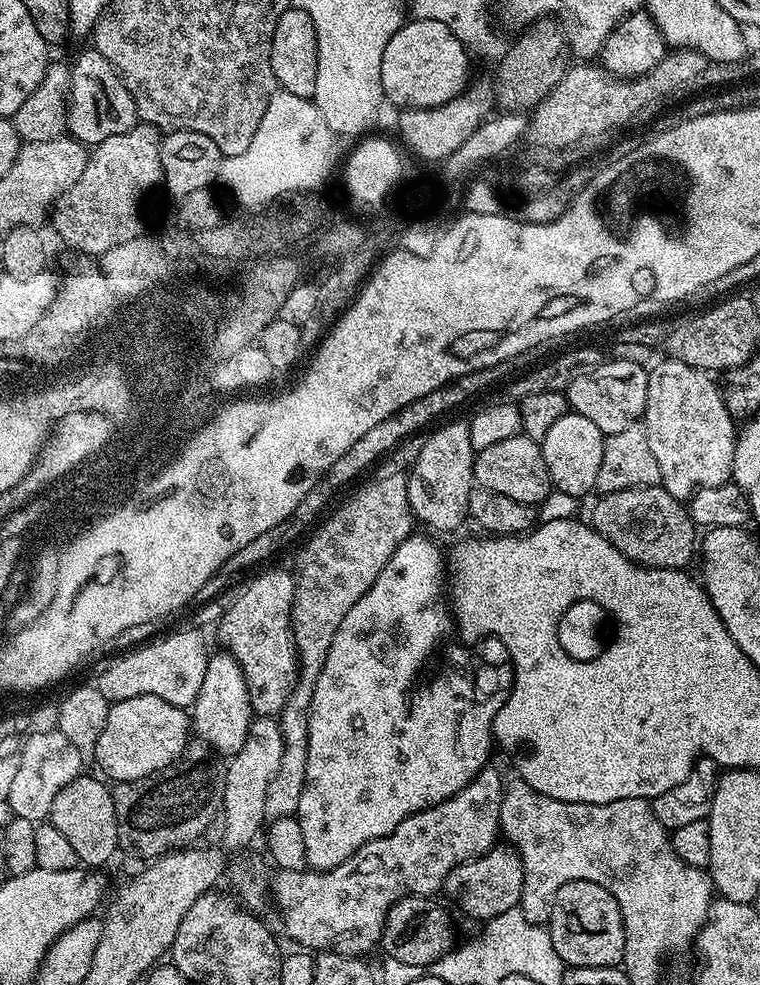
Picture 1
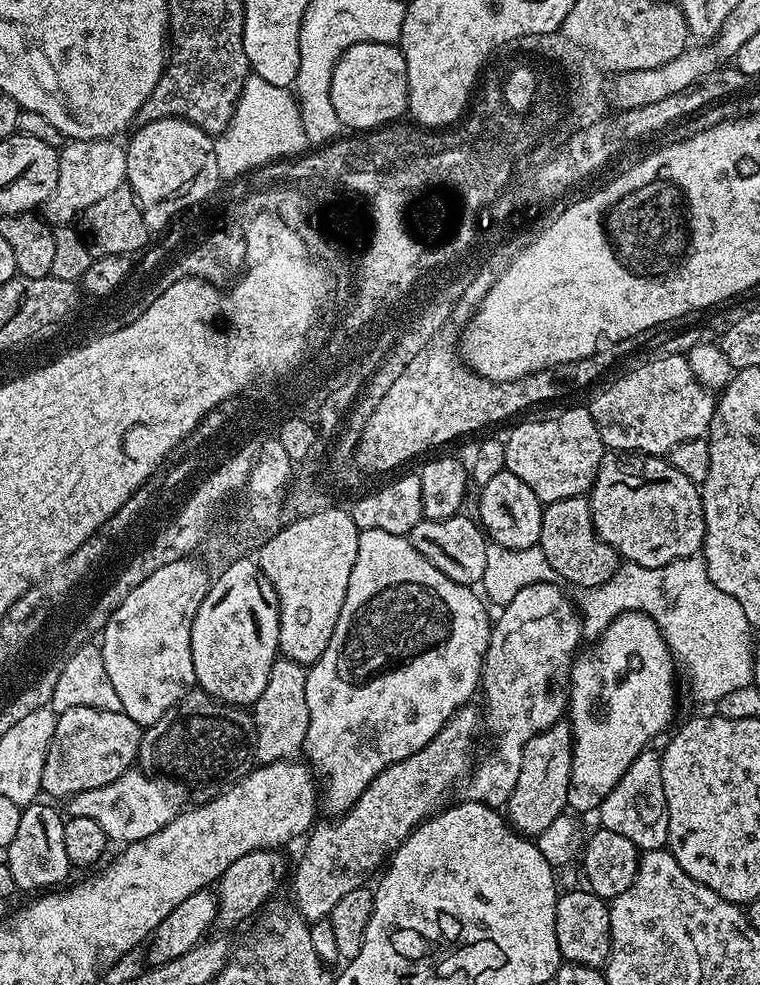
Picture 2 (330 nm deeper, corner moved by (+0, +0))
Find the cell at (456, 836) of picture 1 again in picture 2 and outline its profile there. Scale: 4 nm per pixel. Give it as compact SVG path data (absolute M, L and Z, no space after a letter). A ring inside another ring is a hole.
M551 582L530 585L518 590L518 594L514 594L514 598L510 598L510 602L499 609L500 617L497 615L492 625L482 673L482 724L486 732L493 736L492 749L481 760L479 757L475 761L466 780L466 796L469 800L488 804L494 809L507 805L510 794L518 782L518 770L522 770L522 750L526 742L530 742L534 734L557 723L566 712L568 694L561 685L560 688L556 685L556 680L563 681L569 675L572 661L581 651L580 636L583 637L585 631L577 605L559 586L561 587L559 583Z

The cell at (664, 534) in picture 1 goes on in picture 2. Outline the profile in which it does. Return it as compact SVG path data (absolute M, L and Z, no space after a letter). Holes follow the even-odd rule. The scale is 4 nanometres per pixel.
M587 495L562 498L553 504L544 505L539 548L546 554L546 561L550 562L555 575L561 581L569 580L577 584L580 590L602 586L622 563L618 553L596 532Z

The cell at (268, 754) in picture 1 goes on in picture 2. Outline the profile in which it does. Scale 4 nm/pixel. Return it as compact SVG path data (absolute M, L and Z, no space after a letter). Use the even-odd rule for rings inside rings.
M283 658L274 662L266 690L262 690L251 709L252 720L256 723L254 756L260 764L273 764L301 755L306 730L310 726L310 706L306 704L307 677L308 668L303 664Z

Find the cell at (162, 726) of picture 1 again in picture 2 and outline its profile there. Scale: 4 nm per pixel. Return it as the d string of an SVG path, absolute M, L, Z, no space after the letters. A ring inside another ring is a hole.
M74 706L59 713L54 726L54 738L46 754L46 766L42 766L43 791L67 798L114 782L114 778L137 763L141 735L141 725L136 724L134 718L125 712Z

